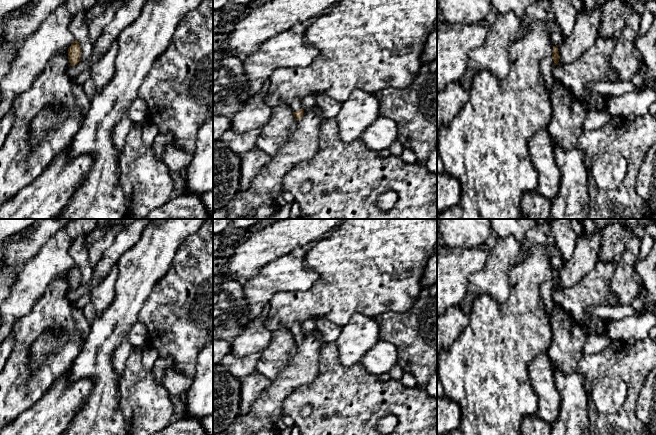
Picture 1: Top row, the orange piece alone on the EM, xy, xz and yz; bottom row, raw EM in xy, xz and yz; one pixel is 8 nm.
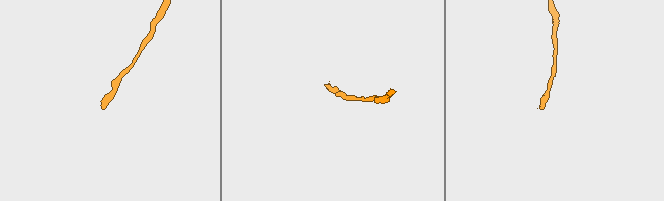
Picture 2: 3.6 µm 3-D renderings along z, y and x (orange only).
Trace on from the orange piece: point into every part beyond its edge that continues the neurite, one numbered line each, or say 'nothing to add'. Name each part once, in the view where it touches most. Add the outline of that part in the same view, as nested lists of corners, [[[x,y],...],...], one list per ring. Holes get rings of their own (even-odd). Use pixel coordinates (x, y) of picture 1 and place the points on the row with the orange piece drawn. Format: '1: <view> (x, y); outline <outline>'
1: yz (547, 64); outline [[[552,56],[545,58],[541,63],[541,73],[544,78],[545,87],[549,93],[552,91],[554,83],[554,77],[552,75],[552,69],[554,66]]]

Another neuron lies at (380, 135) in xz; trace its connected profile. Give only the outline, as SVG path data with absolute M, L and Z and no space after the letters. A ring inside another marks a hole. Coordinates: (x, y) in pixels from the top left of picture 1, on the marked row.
M380 116L363 132L360 140L375 152L389 149L391 144L398 140L398 129L395 121Z

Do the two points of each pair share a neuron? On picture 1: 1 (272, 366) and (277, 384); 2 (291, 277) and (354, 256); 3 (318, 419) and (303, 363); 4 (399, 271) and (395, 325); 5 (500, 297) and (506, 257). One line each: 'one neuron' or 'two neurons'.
1: two neurons
2: two neurons
3: two neurons
4: two neurons
5: one neuron

